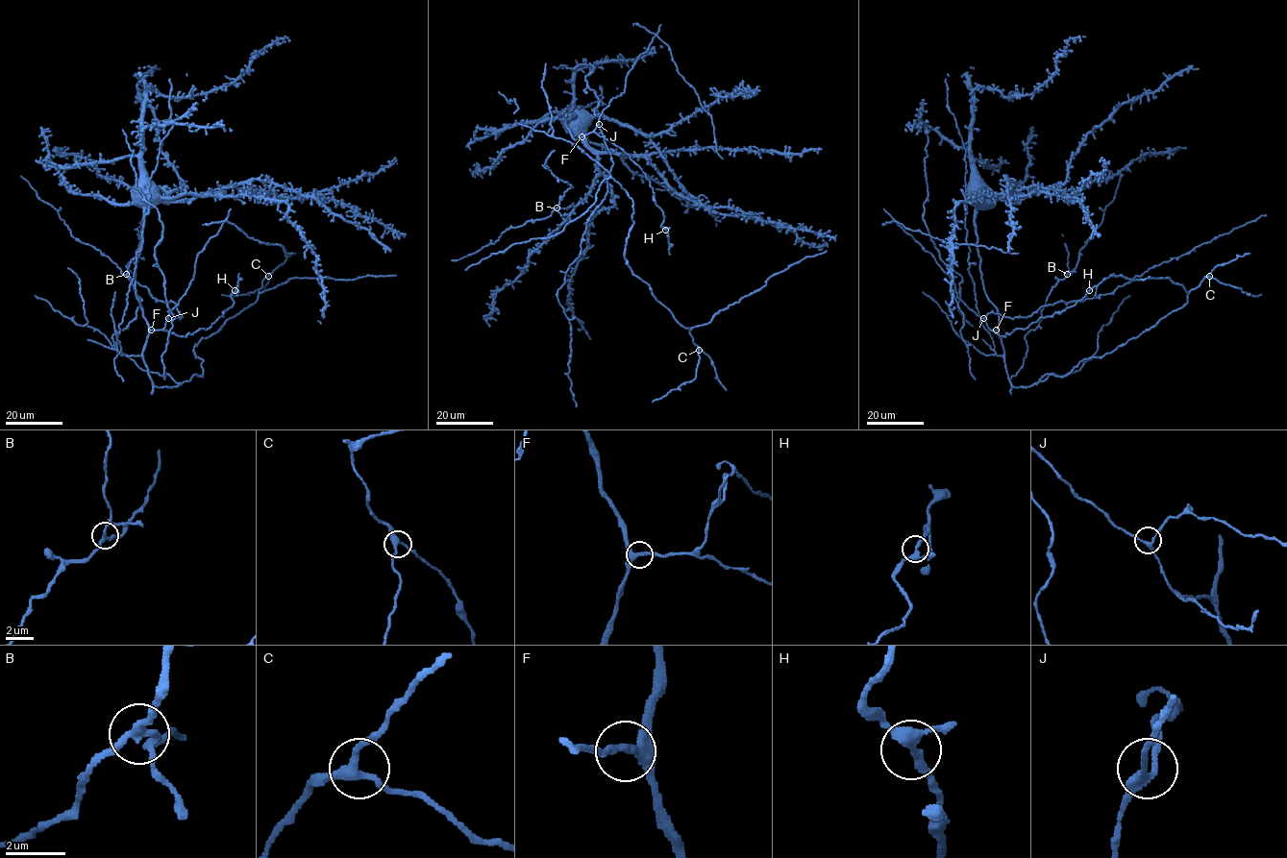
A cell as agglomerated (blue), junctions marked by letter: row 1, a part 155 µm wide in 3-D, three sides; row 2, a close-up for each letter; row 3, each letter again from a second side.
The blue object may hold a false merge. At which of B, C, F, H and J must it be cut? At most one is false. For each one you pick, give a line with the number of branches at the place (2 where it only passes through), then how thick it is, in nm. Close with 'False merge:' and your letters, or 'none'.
False merge: none

